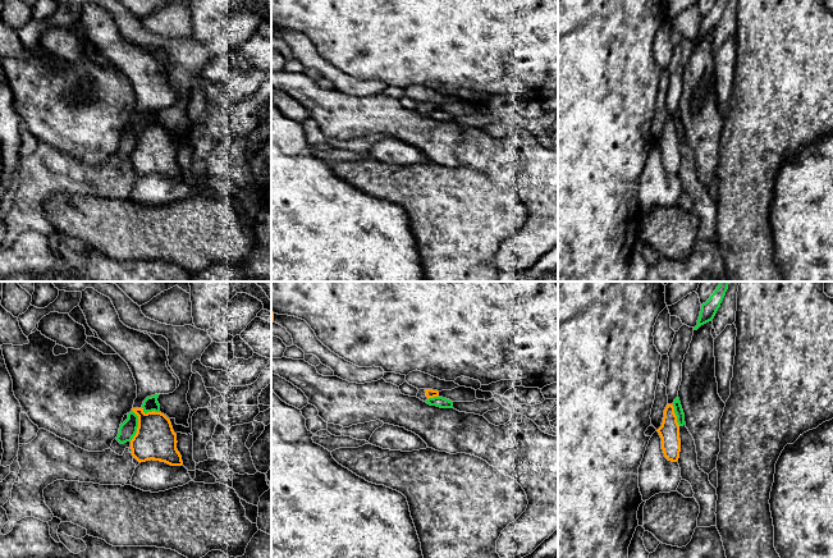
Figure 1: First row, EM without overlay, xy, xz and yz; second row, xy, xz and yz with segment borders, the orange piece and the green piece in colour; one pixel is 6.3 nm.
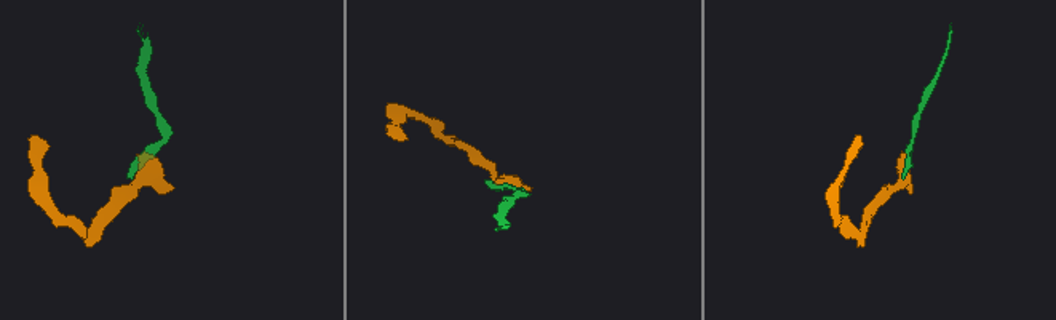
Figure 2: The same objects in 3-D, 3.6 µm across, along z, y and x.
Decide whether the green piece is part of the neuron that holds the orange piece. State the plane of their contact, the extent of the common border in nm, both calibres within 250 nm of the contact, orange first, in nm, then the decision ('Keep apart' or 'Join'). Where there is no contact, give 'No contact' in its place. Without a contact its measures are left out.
Touches orange in xy. Shared border 200 nm. Thickness 260 nm (orange) against 110 nm. Keep apart

